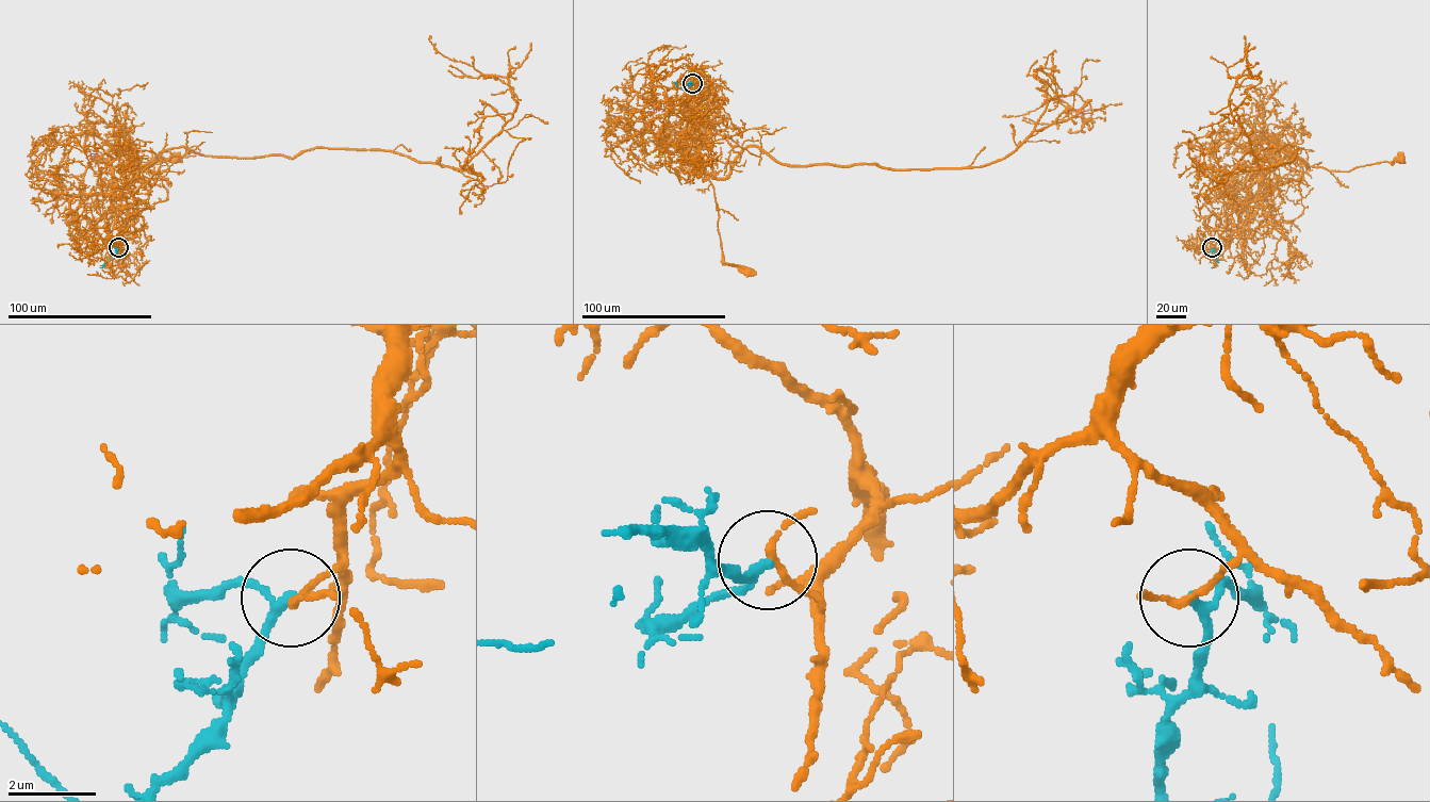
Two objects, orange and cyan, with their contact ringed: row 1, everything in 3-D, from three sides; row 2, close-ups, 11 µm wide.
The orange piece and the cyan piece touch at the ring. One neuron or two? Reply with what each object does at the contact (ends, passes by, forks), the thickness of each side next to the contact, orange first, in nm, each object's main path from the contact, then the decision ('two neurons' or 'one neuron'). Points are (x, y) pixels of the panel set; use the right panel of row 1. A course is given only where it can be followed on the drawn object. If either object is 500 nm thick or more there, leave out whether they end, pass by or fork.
orange passes by | cyan passes by | 140/200 nm | orange via (1212, 247), (1225, 197), (1251, 186), (1280, 151), (1340, 172), (1400, 157) | cyan via (1212, 247), (1212, 256), (1217, 261), (1211, 267) | two neurons

